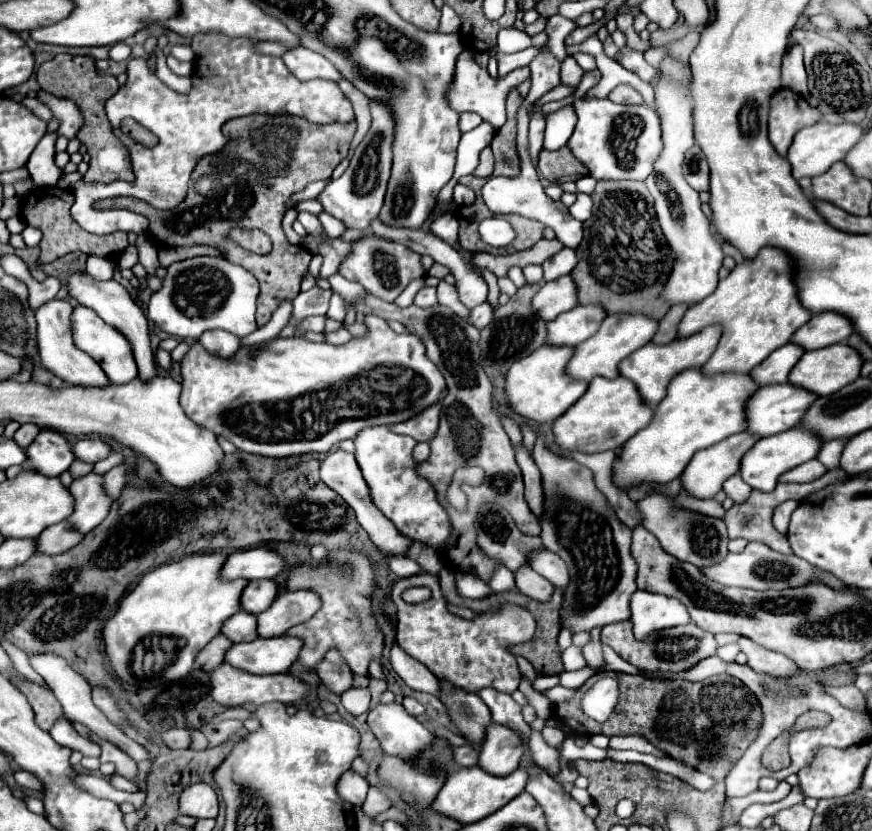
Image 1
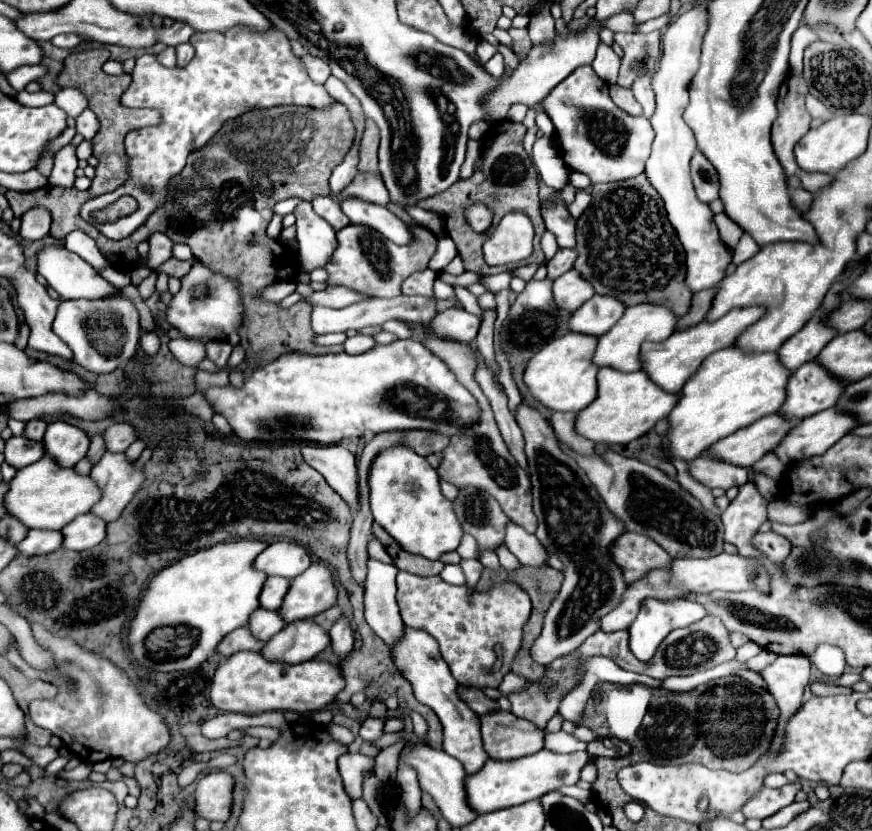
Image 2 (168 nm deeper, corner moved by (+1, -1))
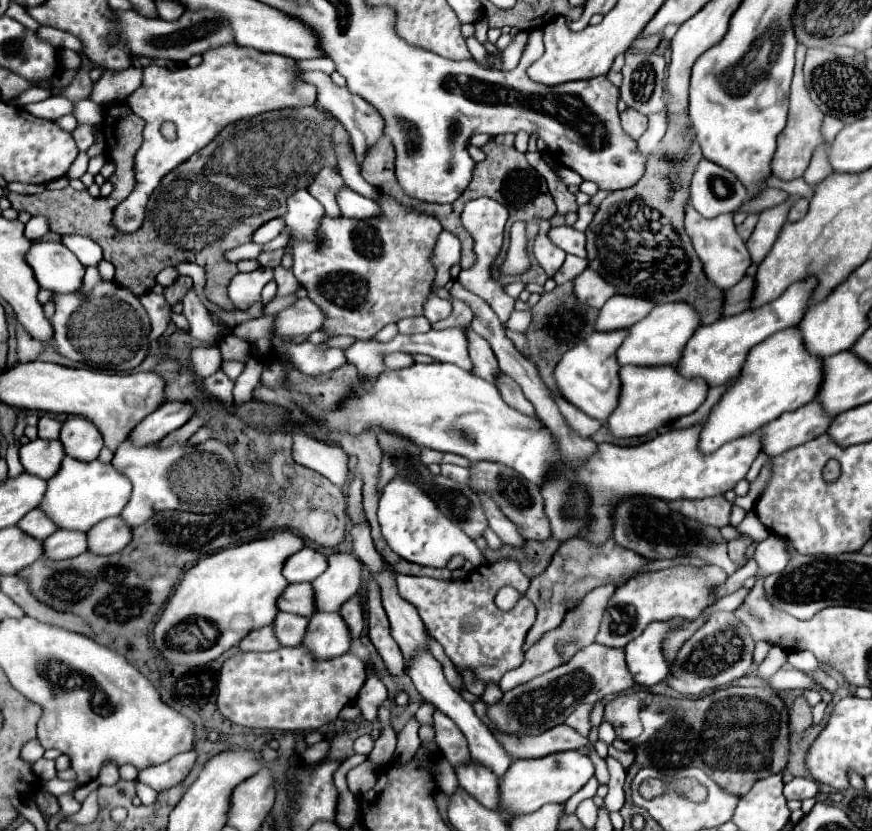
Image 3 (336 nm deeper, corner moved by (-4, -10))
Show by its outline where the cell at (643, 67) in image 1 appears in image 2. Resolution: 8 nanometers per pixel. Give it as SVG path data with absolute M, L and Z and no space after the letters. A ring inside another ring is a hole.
M648 74L648 76L642 76L640 80L636 80L636 84L632 86L632 92L634 92L634 98L642 104L644 108L644 116L646 118L652 118L654 114L654 92L652 92L652 76L654 74Z

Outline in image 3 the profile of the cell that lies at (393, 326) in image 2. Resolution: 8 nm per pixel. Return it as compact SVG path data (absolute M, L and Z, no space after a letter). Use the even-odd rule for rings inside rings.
M407 317L397 323L401 335L413 335L413 333L427 333L431 329L431 323L425 317Z

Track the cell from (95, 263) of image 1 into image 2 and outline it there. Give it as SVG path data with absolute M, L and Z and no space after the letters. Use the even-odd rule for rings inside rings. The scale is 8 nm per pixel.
M80 230L70 232L70 234L64 238L64 244L66 244L68 250L80 254L80 256L82 256L90 266L94 266L96 270L110 266L110 262L108 262L108 260L102 256L102 252L98 250L96 242L94 242L88 234L84 234L84 232L80 232Z

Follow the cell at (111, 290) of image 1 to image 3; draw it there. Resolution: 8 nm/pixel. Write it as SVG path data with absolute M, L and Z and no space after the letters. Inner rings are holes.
M33 243L27 253L27 263L33 269L37 283L53 293L75 293L83 285L85 265L81 265L81 261L77 261L61 243Z

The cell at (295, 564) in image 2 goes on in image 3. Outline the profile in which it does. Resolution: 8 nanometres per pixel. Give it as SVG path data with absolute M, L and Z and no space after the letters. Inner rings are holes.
M303 547L301 551L297 551L295 555L291 555L285 565L283 565L283 577L291 583L291 581L299 581L299 583L311 583L313 579L317 579L323 571L327 569L327 559L309 549Z

